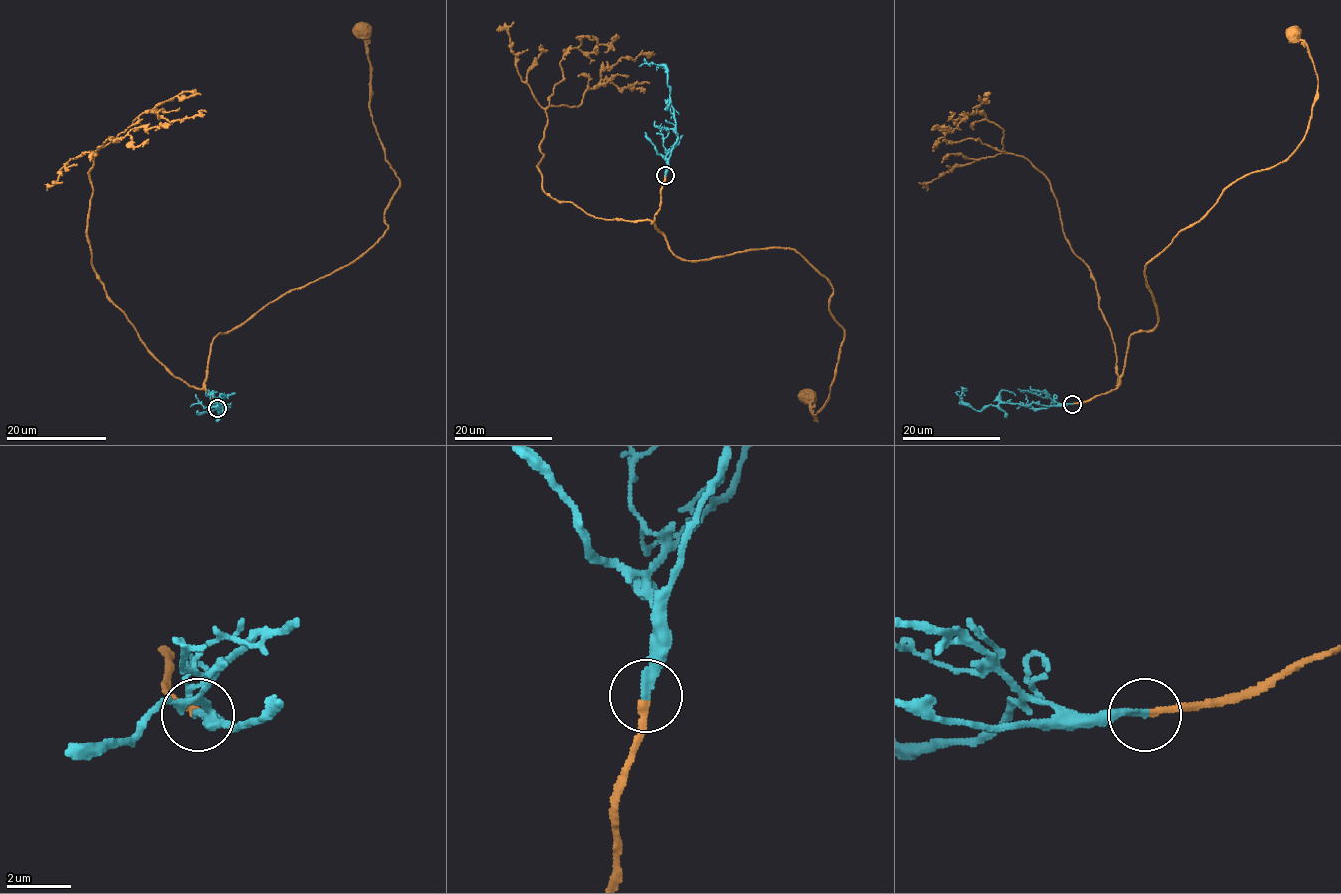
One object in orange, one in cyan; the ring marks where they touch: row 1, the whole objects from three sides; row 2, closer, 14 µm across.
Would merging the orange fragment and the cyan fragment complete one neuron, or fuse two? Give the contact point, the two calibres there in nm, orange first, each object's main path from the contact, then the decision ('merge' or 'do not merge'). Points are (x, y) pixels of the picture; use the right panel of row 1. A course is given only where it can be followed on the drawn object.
(1072, 404) | 200/220 nm | orange via (1072, 404), (1118, 386), (1129, 337), (1157, 323), (1145, 265), (1304, 137), (1318, 75), (1295, 34) | cyan via (1072, 404), (1047, 406), (1037, 402), (1000, 402), (977, 411), (961, 404), (957, 394), (960, 391) | merge

